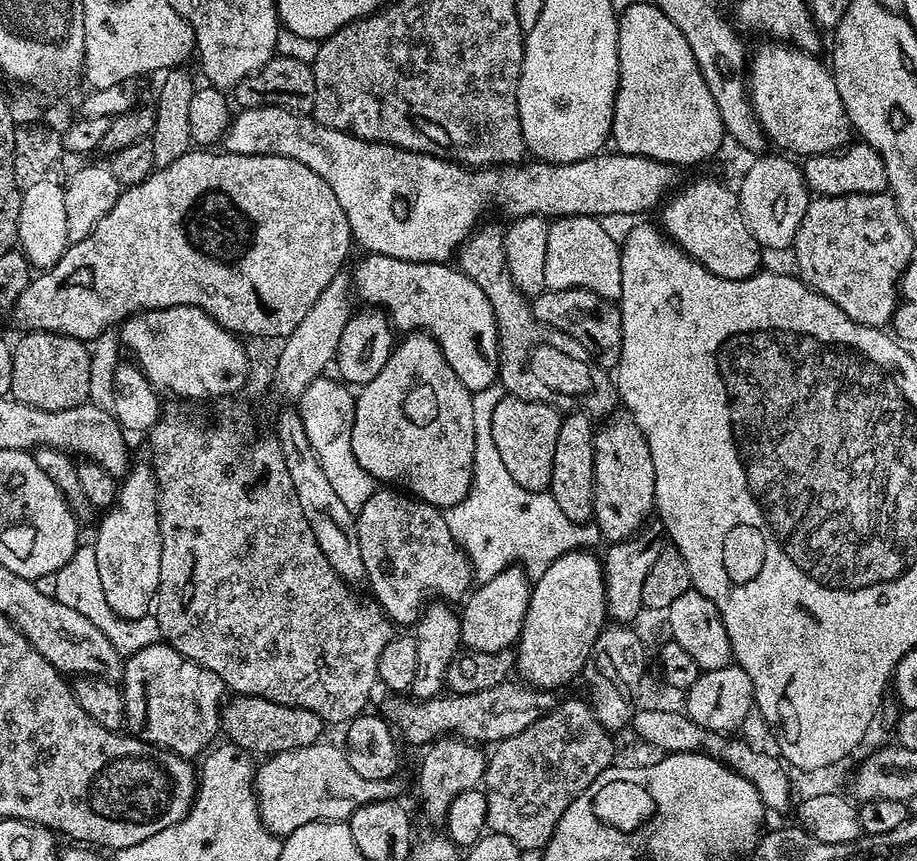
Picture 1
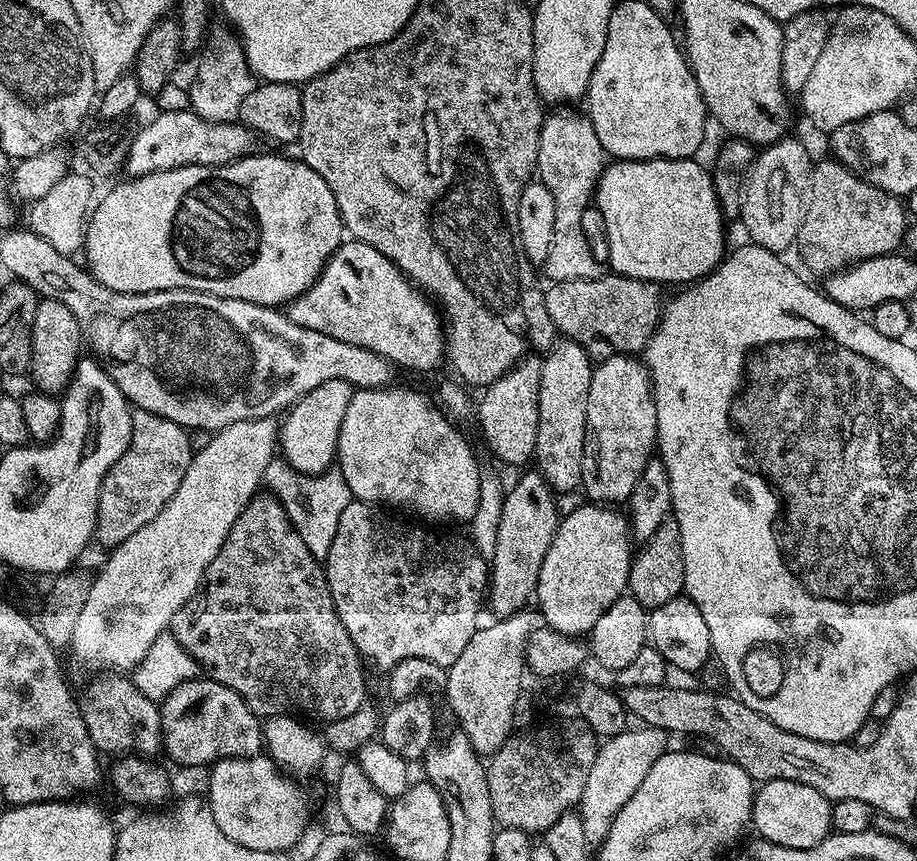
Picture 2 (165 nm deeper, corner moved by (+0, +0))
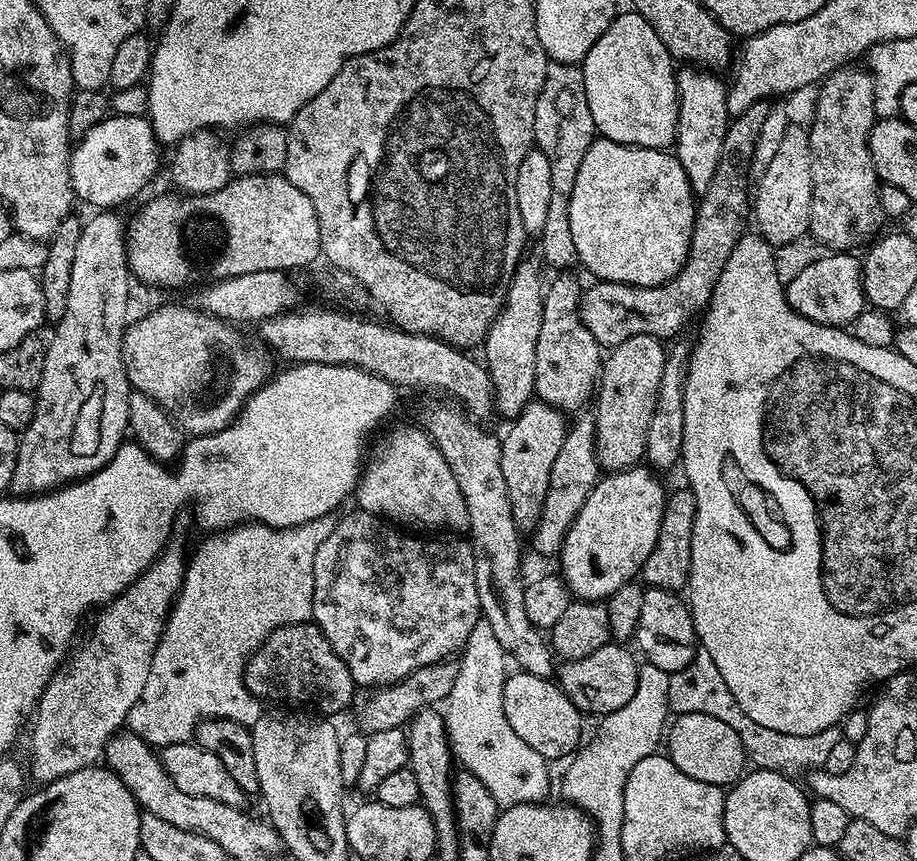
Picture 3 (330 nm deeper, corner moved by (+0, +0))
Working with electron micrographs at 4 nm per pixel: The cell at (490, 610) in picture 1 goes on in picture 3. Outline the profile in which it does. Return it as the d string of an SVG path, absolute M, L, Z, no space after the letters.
M536 398L507 427L508 433L500 440L502 474L510 494L510 510L514 514L514 522L521 533L528 534L540 521L542 506L546 502L546 490L550 490L550 470L554 466L554 458L558 458L558 450L562 450L562 442L570 424L560 409L543 404Z

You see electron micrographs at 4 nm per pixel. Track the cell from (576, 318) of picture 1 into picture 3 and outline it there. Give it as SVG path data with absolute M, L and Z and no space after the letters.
M759 100L754 102L754 106L742 110L742 114L729 119L726 138L722 142L722 158L718 158L718 170L714 170L714 178L710 182L710 186L706 186L706 190L699 193L698 196L696 225L692 231L688 261L680 267L679 274L667 280L665 284L655 284L649 288L643 288L637 284L615 284L606 280L593 283L593 288L585 287L583 289L580 298L580 317L586 330L590 330L590 334L594 334L594 338L600 343L601 349L617 348L619 344L626 342L626 338L638 338L638 334L657 338L672 336L691 318L692 311L700 314L708 307L710 298L714 294L714 286L718 282L730 254L740 241L745 239L744 227L750 224L750 173L748 167L756 149L758 134L762 134L762 126L769 107L768 100Z

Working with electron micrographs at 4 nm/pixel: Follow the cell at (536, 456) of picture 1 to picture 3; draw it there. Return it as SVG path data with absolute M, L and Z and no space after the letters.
M521 259L514 270L510 286L504 293L504 305L496 315L482 345L482 363L487 368L493 386L495 411L505 416L505 421L515 420L524 407L532 403L536 390L534 358L538 350L538 333L542 331L542 306L546 280L540 277L542 264L539 259Z

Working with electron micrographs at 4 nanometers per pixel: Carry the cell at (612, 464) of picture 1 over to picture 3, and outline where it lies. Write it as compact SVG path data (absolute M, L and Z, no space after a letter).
M638 334L638 338L626 338L626 342L622 342L617 348L611 349L603 357L602 367L600 370L600 378L598 381L598 391L594 396L594 415L596 417L596 457L600 463L601 469L605 473L625 472L628 468L637 467L644 460L644 451L646 450L646 430L650 430L650 418L654 418L654 410L656 409L656 399L658 398L658 382L662 382L662 366L666 355L666 348L657 337L647 336L646 334Z

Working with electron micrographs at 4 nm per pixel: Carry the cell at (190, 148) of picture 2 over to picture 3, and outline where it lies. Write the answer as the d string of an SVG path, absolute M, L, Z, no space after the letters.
M109 114L79 137L71 149L70 178L75 199L93 204L96 210L119 209L119 204L134 199L155 178L160 168L160 151L151 120Z

